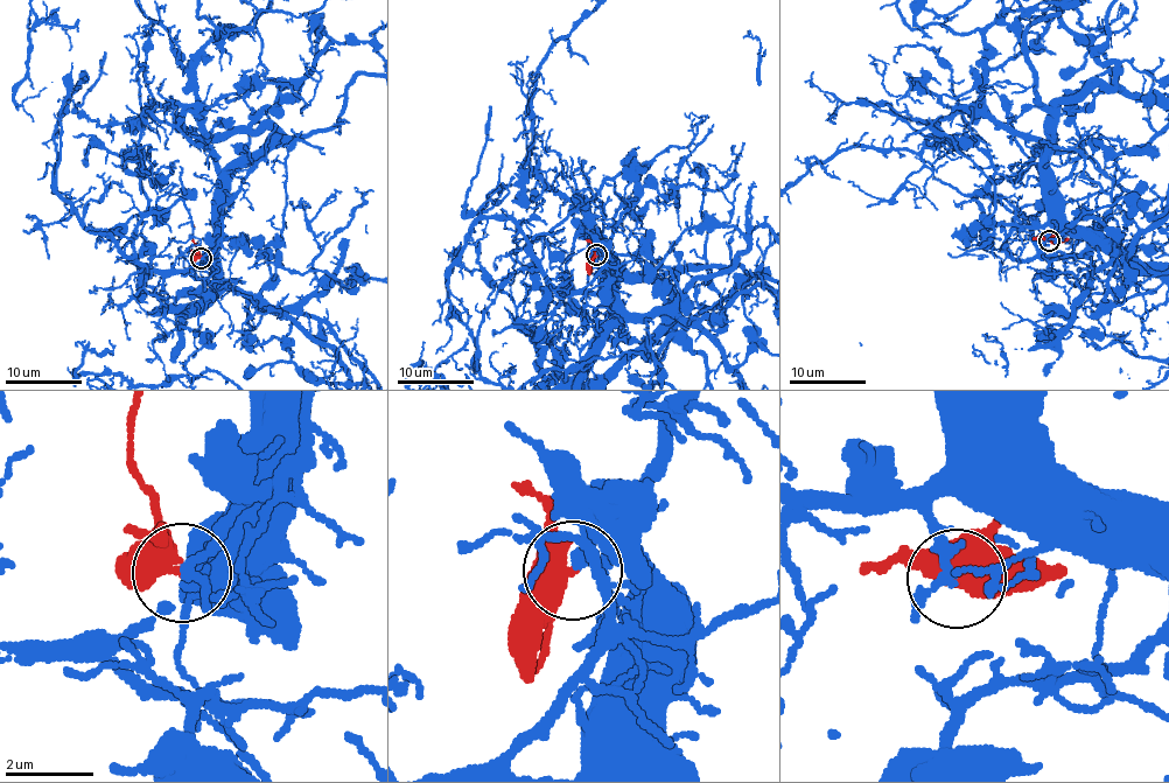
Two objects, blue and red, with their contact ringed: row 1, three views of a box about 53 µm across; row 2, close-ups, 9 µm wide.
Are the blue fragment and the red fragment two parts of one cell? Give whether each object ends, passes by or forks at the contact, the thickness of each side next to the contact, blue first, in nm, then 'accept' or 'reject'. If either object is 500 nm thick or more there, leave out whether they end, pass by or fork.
blue passes by; red passes by; 160 nm thick on the blue side, 400 nm on the other; accept

